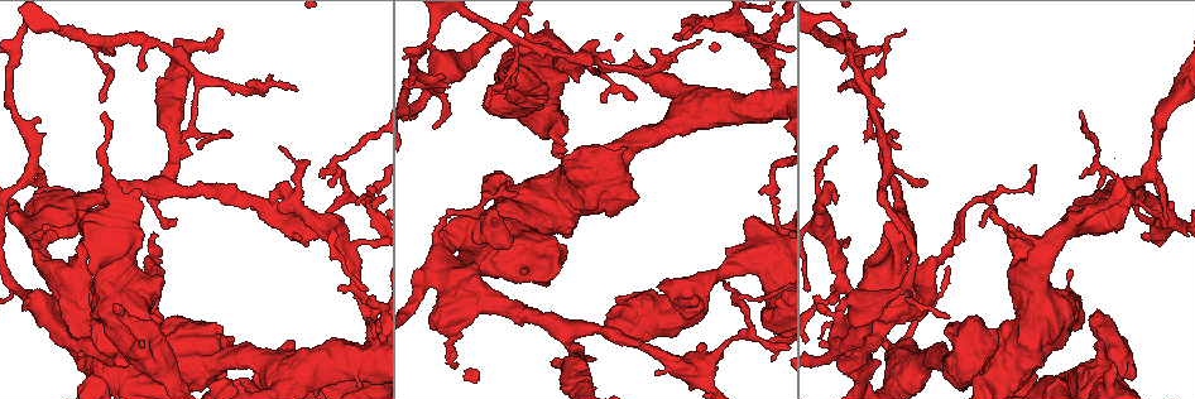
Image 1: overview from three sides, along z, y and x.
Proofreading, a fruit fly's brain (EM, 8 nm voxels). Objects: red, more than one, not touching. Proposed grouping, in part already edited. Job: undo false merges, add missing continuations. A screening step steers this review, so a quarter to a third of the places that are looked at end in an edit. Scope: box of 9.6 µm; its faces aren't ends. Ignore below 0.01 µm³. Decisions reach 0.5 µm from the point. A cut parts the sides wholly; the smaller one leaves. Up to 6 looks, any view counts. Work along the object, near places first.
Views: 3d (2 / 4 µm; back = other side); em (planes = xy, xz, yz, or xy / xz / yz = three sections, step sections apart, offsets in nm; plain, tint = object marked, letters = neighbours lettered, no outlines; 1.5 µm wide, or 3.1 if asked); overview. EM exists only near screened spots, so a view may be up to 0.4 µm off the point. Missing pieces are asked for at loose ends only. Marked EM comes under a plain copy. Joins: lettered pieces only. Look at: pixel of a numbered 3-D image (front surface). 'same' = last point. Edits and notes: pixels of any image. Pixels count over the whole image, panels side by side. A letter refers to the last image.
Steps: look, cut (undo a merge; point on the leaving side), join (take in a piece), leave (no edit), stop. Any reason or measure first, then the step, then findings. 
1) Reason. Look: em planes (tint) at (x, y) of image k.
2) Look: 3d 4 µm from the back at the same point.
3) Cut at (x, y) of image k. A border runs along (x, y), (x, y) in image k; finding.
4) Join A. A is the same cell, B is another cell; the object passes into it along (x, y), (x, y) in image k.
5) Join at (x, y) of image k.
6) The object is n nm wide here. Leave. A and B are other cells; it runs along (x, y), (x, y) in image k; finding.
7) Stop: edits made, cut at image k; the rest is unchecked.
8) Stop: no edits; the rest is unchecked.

Thin end. Look: 3d 2 µm at (296, 89) of image 1.

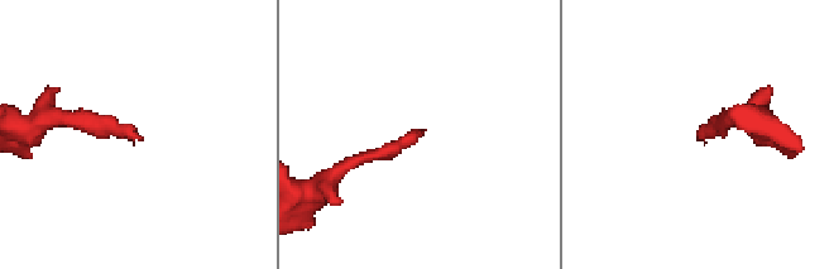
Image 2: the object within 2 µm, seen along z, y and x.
Shape alone is not enough. Look: em xy step 4 (tint) at (696, 136) of image 2.

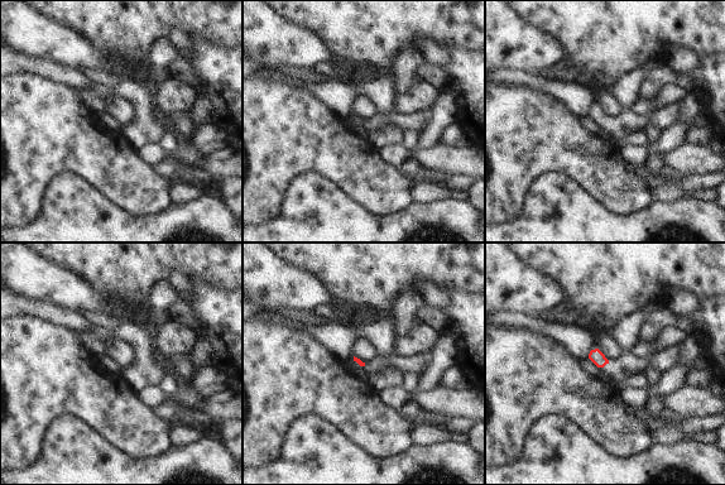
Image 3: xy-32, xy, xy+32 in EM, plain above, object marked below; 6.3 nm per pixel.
Another direction. Look: em xz step 4 (letters) at the same point.

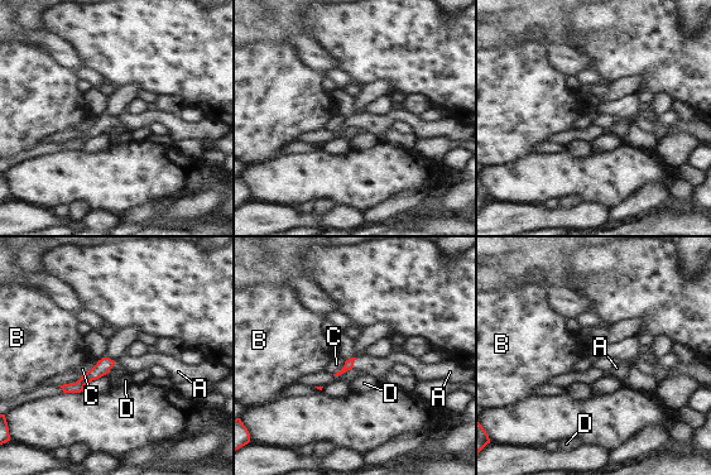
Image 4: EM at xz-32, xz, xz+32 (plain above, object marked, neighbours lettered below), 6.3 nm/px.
Join A. A is the same cell, B, C and D are other cells; it goes on there.

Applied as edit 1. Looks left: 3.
Abrupt turn. Look: em xy step 4 (tint) at (1157, 178) of image 1.

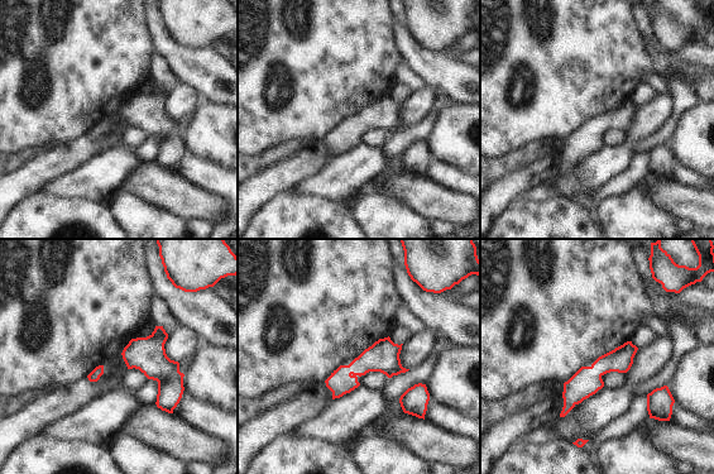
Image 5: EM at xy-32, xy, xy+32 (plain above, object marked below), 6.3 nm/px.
Look: em xy step 4 (letters) at the same point.

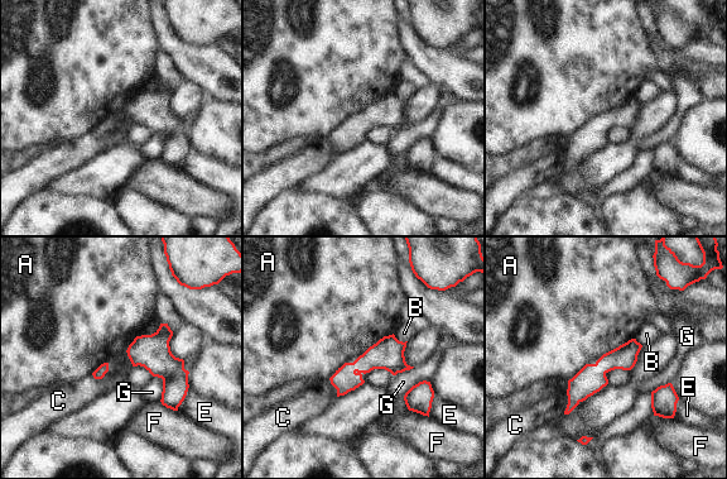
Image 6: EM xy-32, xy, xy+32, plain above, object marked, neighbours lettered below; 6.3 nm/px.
Leave. A, B, C, E, F and G are other cells; it runs along (638, 346), (607, 362), (573, 403) in image 6; continuous, no second neuron.

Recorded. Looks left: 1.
Sudden change in width. Look: em planes (letters) at (1133, 200) of image 1.

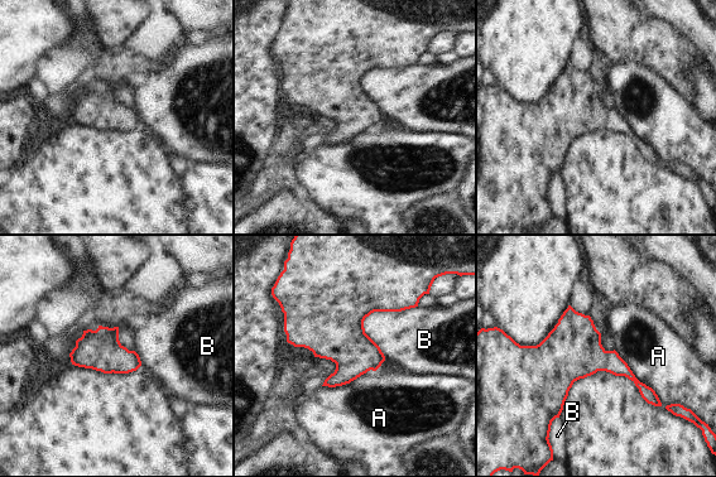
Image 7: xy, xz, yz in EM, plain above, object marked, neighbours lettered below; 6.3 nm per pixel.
The longest contact is with A, 480 nm. Leave. A and B are other cells; a border runs along (614, 350), (662, 405) in image 7; all the same neuron.

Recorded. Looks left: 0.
Stop: edits made, join at image 4; the rest is unchecked.

